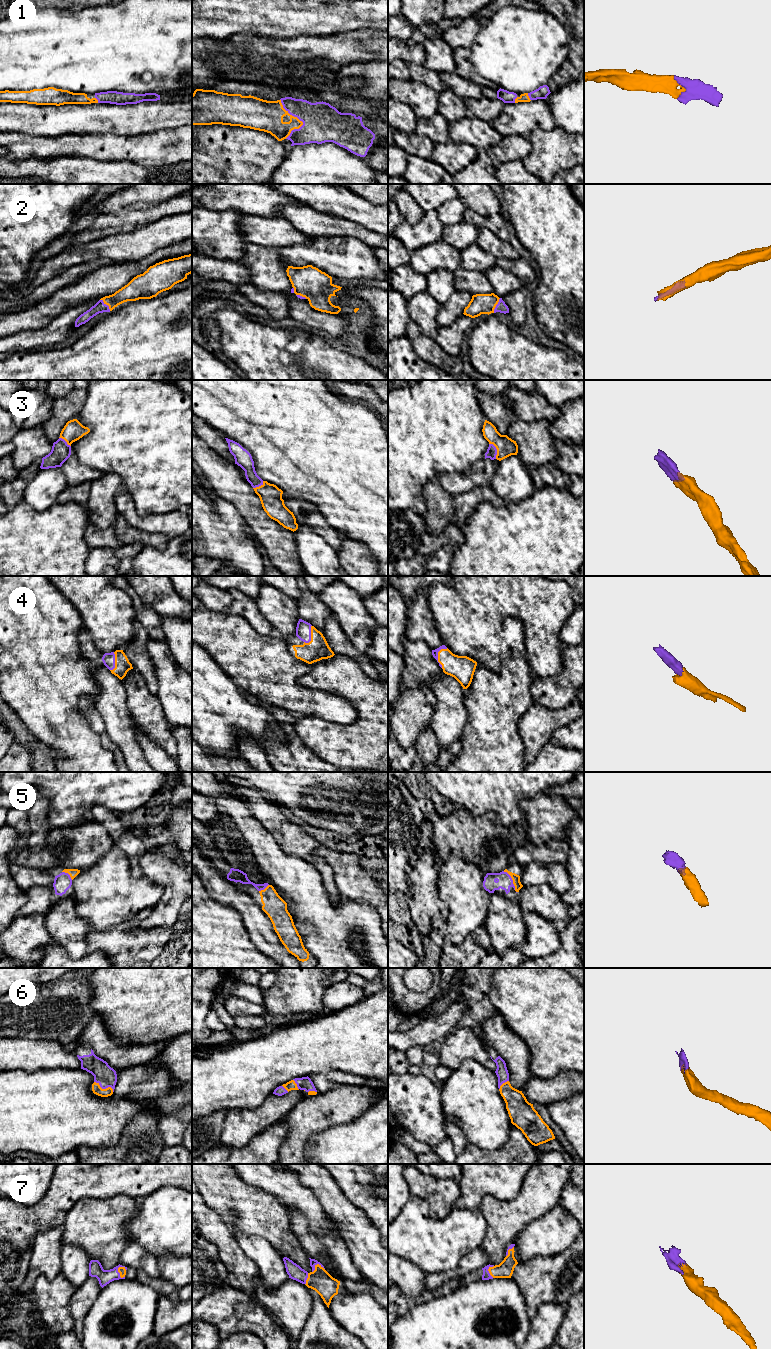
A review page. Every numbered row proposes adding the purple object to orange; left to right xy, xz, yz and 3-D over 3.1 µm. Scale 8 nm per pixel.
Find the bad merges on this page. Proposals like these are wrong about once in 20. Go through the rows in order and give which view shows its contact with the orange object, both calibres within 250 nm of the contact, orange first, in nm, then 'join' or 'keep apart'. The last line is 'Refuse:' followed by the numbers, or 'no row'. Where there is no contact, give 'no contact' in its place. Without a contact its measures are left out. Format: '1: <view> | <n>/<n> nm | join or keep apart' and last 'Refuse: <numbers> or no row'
1: xz | 240/300 nm | join
2: xy | 150/90 nm | join
3: yz | 150/90 nm | join
4: yz | 200/50 nm | join
5: yz | 60/130 nm | join
6: xy | 70/160 nm | join
7: xy | 60/120 nm | join
Refuse: no row

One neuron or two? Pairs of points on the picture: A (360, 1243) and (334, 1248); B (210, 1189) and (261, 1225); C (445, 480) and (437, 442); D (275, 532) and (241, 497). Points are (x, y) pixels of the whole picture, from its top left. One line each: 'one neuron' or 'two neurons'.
A: two neurons
B: one neuron
C: two neurons
D: one neuron

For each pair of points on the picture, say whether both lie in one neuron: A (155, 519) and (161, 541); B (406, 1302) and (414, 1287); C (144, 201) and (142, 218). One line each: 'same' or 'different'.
A: different
B: different
C: different

